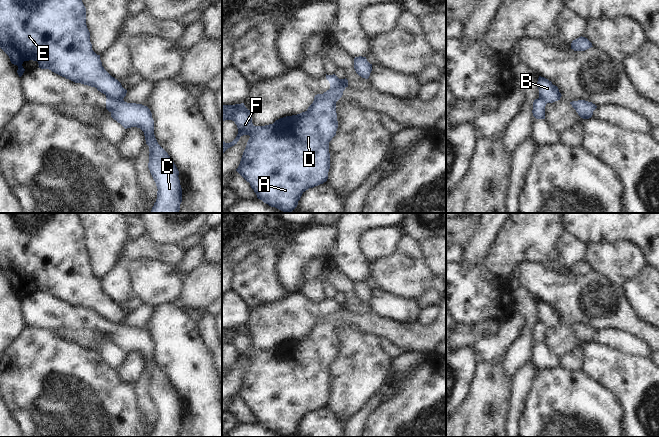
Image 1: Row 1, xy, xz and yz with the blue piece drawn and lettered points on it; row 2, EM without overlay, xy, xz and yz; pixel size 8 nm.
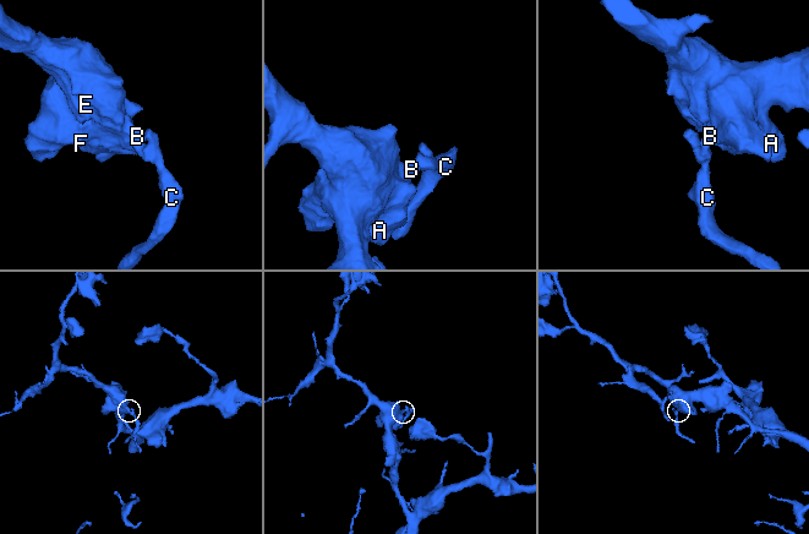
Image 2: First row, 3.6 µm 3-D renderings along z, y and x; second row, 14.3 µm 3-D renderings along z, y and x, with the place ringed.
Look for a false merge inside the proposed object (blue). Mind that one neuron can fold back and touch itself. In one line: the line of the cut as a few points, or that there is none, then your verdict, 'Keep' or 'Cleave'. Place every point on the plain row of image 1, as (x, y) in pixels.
Split along xy (107, 322), (122, 324). Cleave.

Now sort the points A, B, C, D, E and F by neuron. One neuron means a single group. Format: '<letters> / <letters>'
A B D E F / C

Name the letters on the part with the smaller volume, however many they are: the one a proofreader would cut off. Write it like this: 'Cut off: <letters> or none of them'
Cut off: C

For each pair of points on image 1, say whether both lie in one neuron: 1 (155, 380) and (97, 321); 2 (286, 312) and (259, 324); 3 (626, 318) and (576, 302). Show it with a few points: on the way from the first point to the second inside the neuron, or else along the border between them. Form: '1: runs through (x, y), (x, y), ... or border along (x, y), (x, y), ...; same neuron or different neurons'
1: runs through (150, 361), (149, 355), (133, 339), (116, 332); same neuron
2: runs through (279, 319), (274, 323), (266, 324); same neuron
3: runs through (614, 315), (605, 313), (598, 306), (588, 304); same neuron

